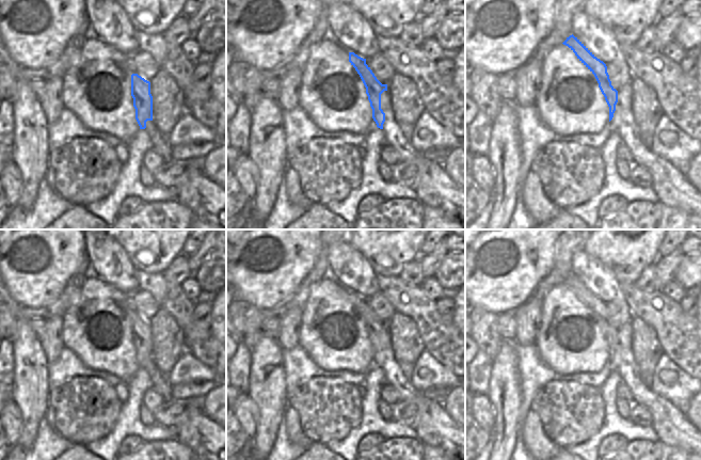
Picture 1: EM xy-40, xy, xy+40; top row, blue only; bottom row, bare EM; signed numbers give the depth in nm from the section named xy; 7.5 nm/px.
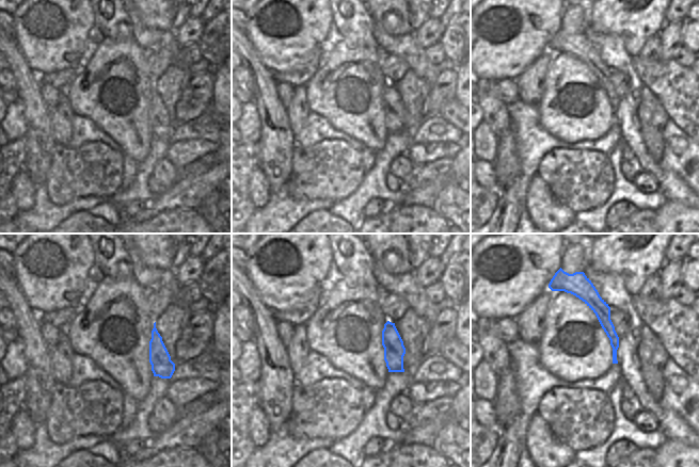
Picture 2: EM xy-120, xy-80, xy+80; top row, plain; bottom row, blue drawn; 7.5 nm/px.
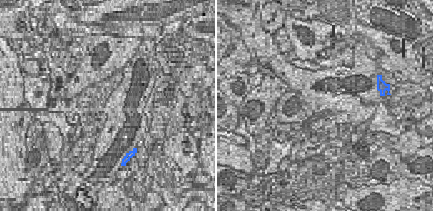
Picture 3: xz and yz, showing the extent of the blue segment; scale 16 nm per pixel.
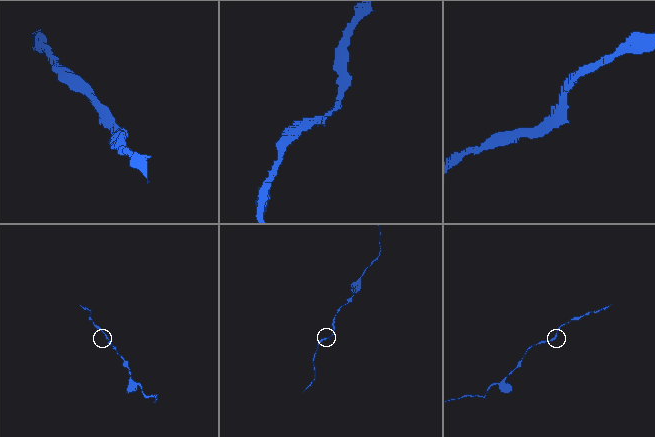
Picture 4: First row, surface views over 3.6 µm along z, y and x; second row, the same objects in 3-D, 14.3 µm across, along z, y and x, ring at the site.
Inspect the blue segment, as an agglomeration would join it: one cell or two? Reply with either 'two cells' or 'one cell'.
one cell

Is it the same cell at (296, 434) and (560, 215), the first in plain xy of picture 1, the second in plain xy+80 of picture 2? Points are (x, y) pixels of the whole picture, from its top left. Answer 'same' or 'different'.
same

